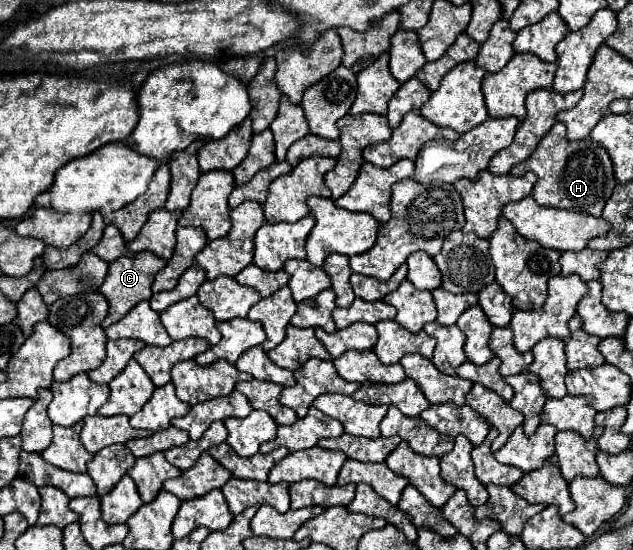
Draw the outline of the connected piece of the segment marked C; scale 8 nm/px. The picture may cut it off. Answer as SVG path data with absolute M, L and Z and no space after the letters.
M149 251L137 253L132 258L118 258L108 266L108 274L104 278L104 284L98 288L100 294L106 296L110 310L108 316L102 320L102 328L108 328L110 324L118 322L128 314L132 306L136 306L142 300L150 300L152 297L151 286L155 275L166 265L165 260L157 257Z

